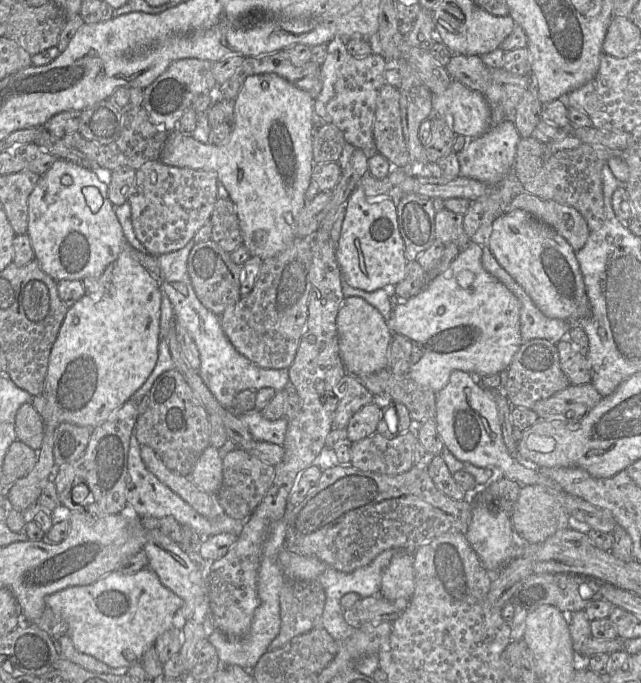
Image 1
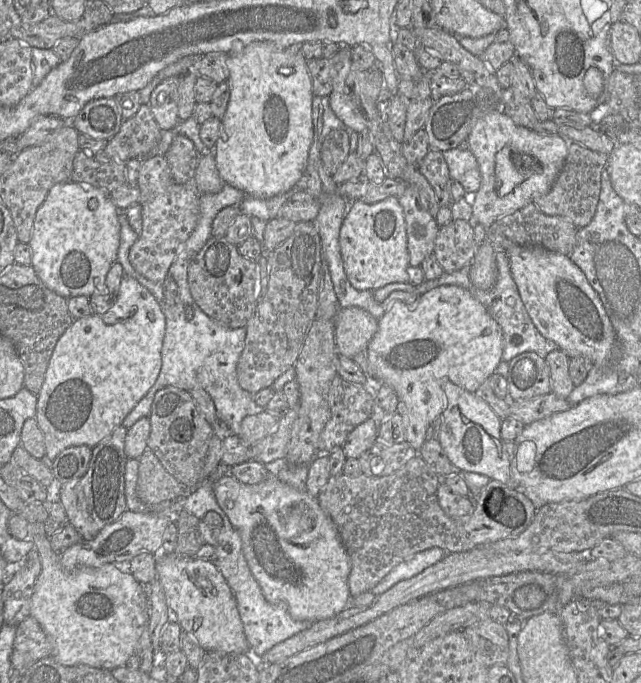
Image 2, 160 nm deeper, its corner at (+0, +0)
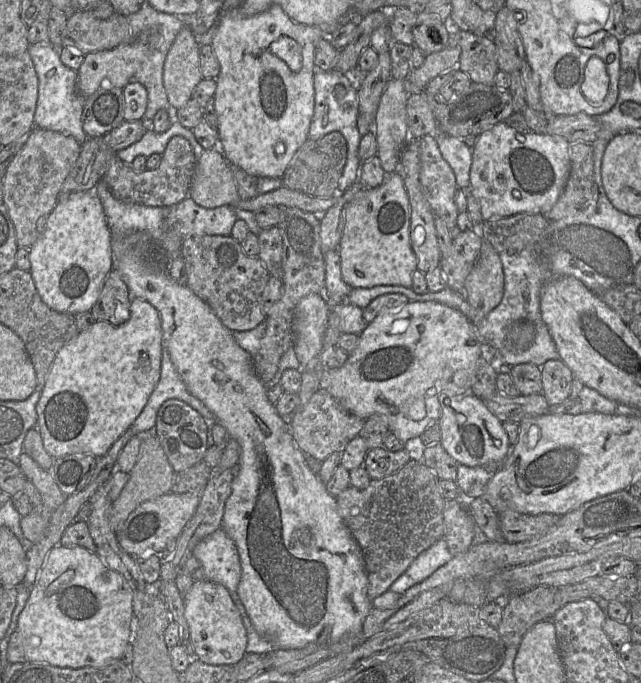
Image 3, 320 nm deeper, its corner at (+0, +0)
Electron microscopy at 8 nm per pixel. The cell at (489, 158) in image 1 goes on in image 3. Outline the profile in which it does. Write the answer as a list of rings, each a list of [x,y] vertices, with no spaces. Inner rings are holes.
[[[439,132],[435,136],[443,159],[454,172],[458,188],[470,189],[472,149],[461,139]]]

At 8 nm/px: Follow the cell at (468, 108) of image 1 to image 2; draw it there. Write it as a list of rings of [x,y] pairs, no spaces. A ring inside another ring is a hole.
[[[502,109],[478,119],[467,140],[481,174],[481,185],[472,204],[469,223],[473,227],[479,223],[486,229],[497,219],[547,194],[565,163],[570,143],[574,142],[561,135],[543,135],[519,126]]]

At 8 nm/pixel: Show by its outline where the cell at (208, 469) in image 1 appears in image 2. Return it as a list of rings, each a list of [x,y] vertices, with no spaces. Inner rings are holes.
[[[224,474],[213,482],[213,490],[218,505],[241,535],[244,557],[268,602],[282,605],[294,619],[310,623],[334,617],[349,605],[350,559],[336,525],[320,507],[317,496],[298,491],[273,474],[258,484],[245,484]]]

